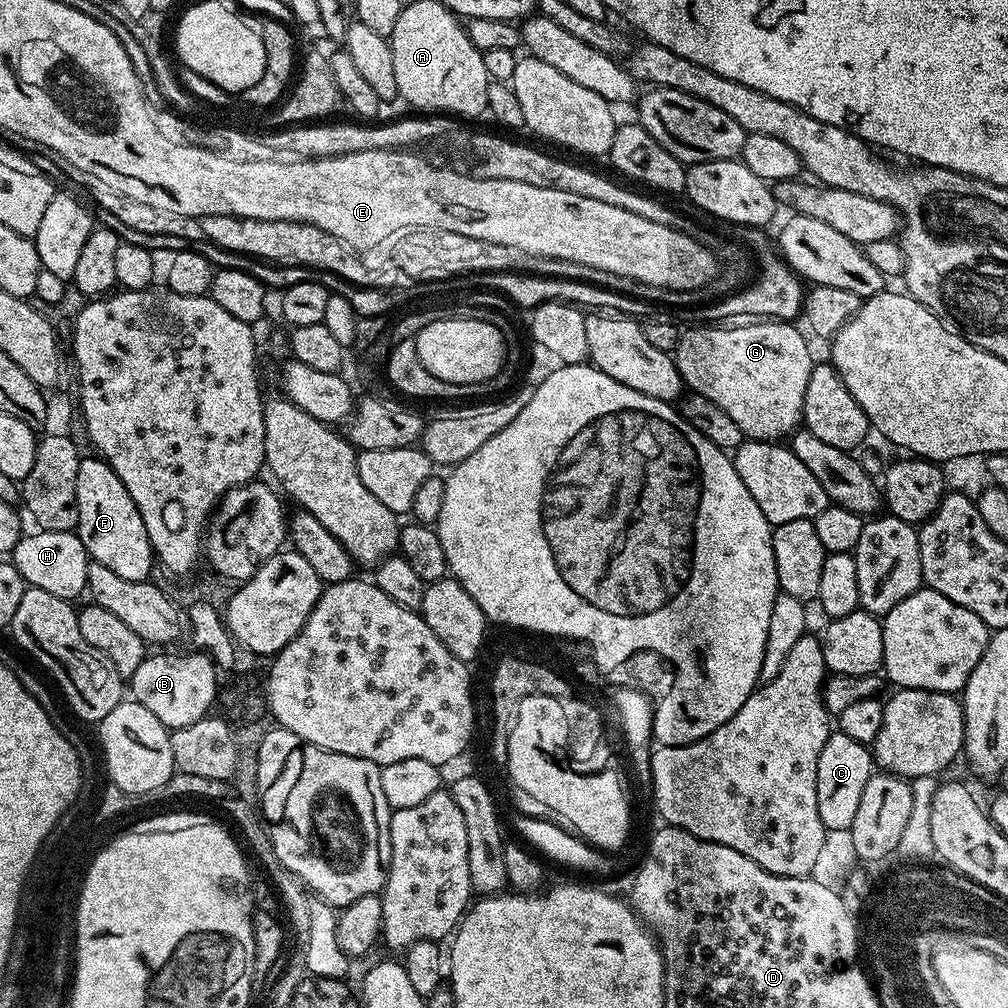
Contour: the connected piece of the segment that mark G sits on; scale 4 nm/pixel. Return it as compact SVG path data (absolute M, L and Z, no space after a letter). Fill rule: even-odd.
M744 322L741 324L744 324L741 328L728 328L732 326L704 326L708 328L692 328L689 332L685 331L683 335L681 335L680 343L677 344L674 353L676 368L680 371L680 376L684 380L685 385L687 385L695 395L710 398L710 402L714 402L714 406L722 406L722 410L726 410L726 414L730 414L730 418L733 419L734 422L738 422L738 428L744 432L747 439L776 442L797 431L797 429L801 427L804 419L806 382L810 382L810 374L814 367L812 352L808 349L809 337L807 335L804 337L803 334L795 328L797 325L792 322Z

